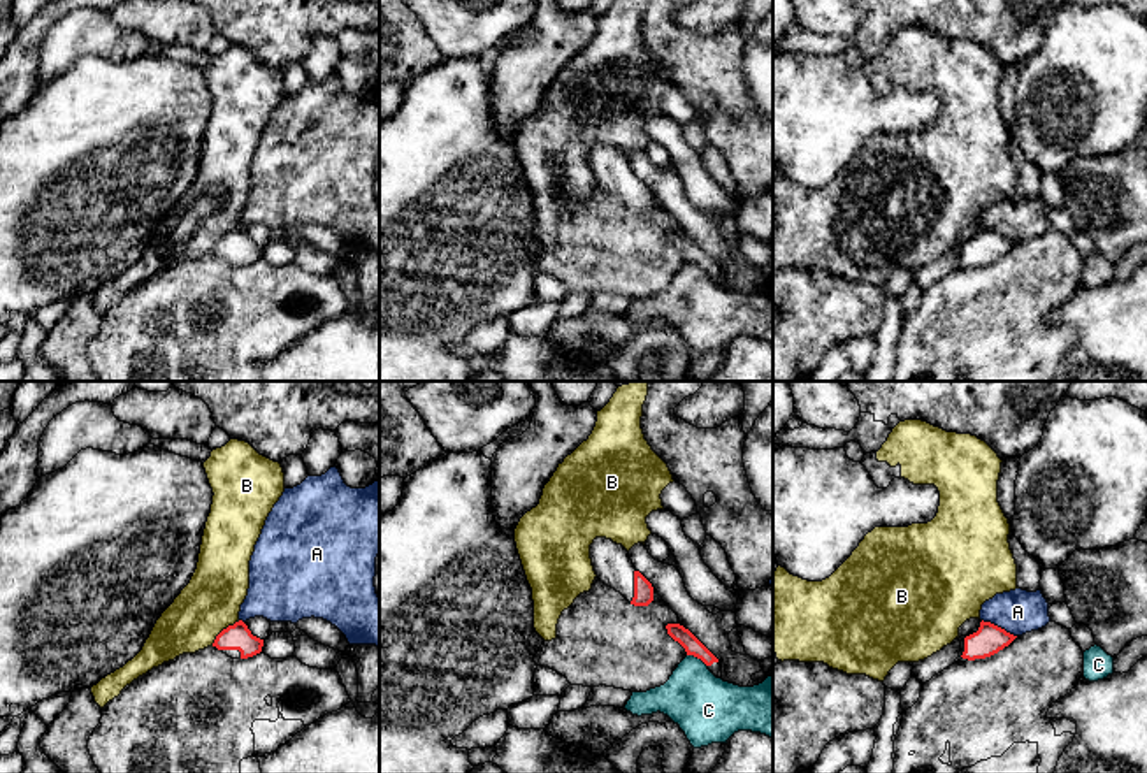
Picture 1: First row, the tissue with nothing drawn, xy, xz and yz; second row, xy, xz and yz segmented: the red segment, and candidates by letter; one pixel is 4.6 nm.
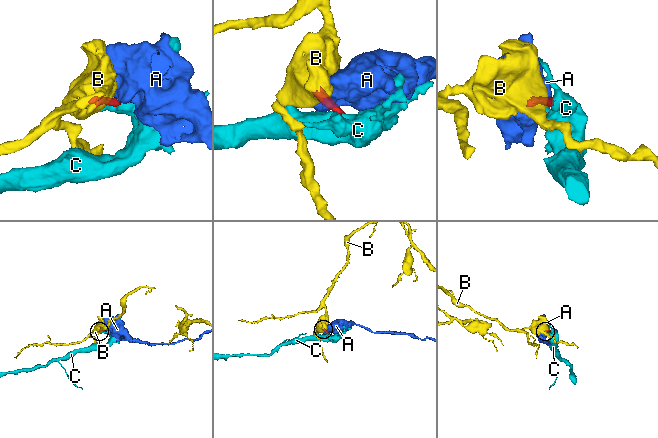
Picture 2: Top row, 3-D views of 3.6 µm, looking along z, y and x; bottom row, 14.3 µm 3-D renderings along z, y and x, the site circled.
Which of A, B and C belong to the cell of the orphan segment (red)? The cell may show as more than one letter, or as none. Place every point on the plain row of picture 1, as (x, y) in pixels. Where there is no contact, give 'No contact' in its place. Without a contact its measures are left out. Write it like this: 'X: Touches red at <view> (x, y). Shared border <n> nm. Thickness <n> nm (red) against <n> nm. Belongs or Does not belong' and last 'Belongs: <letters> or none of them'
A: Touches red at yz (1000, 234). Shared border 180 nm. Thickness 140 nm (red) against 200 nm. Does not belong
B: Touches red at xy (223, 236). Shared border 180 nm. Thickness 120 nm (red) against 280 nm. Does not belong
C: Touches red at xz (698, 264). Shared border 110 nm. Thickness 80 nm (red) against 300 nm. Does not belong
Belongs: none of them

